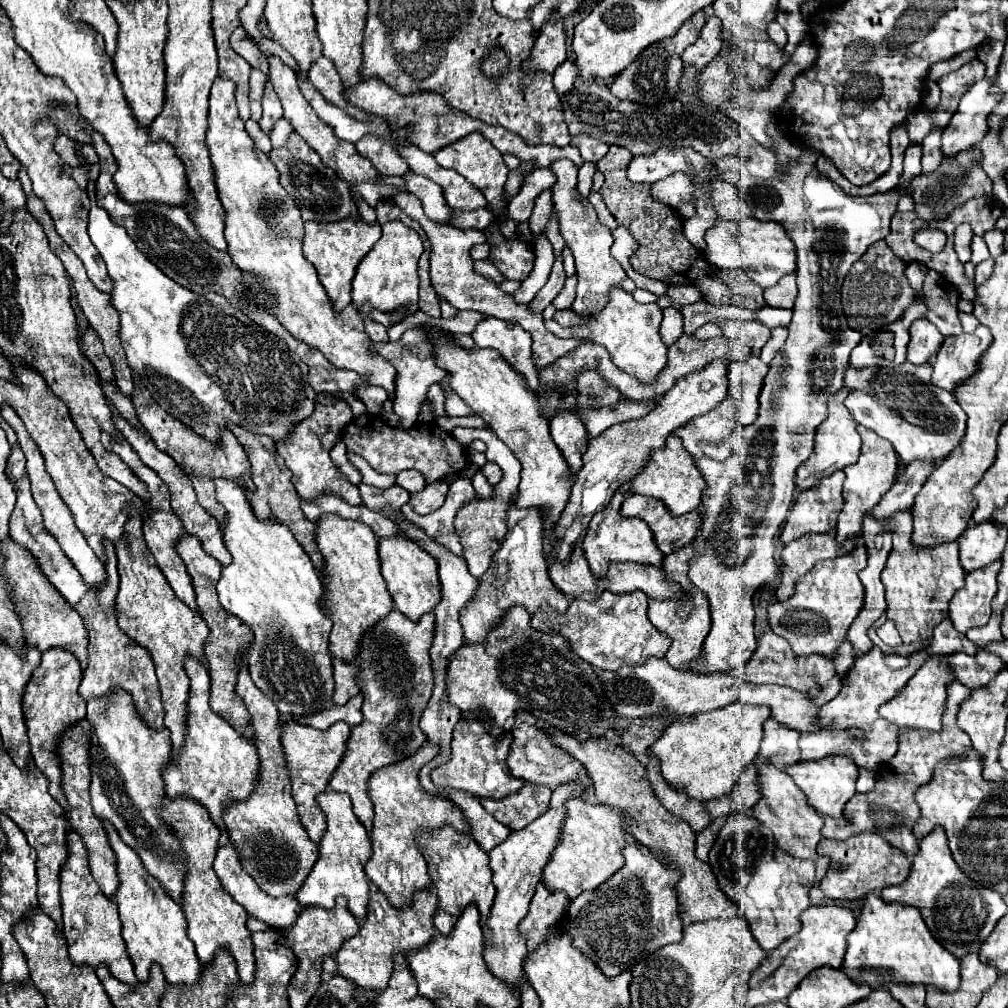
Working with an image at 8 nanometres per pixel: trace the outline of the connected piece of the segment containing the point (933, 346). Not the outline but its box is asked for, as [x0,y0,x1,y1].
[907,319,943,365]

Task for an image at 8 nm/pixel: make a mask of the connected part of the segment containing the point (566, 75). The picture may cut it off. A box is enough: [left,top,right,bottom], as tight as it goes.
[553,61,577,95]

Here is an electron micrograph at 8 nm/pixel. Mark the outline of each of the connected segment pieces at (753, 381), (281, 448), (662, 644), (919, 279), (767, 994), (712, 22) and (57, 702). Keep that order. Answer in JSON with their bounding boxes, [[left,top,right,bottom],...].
[[727,355,769,427],[275,393,361,505],[531,591,671,671],[905,263,927,293],[743,905,855,1007],[683,15,721,69],[23,647,85,807]]

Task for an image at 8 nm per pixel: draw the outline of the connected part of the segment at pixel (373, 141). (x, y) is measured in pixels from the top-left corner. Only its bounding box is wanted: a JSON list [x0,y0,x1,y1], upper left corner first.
[355,135,409,175]

